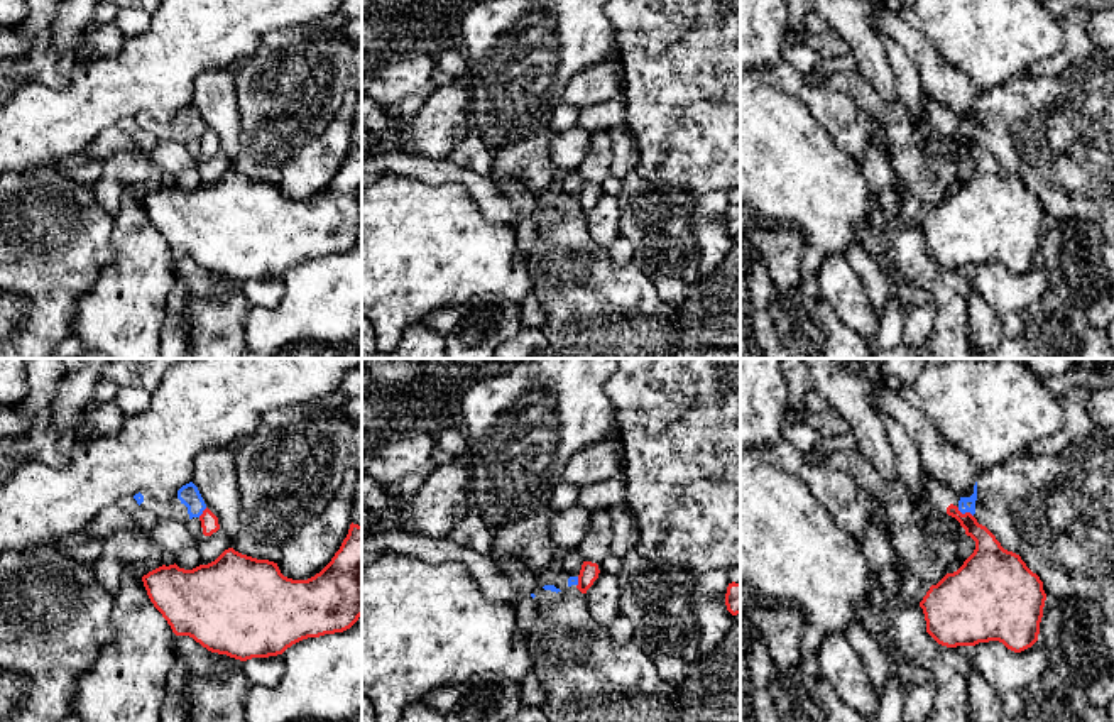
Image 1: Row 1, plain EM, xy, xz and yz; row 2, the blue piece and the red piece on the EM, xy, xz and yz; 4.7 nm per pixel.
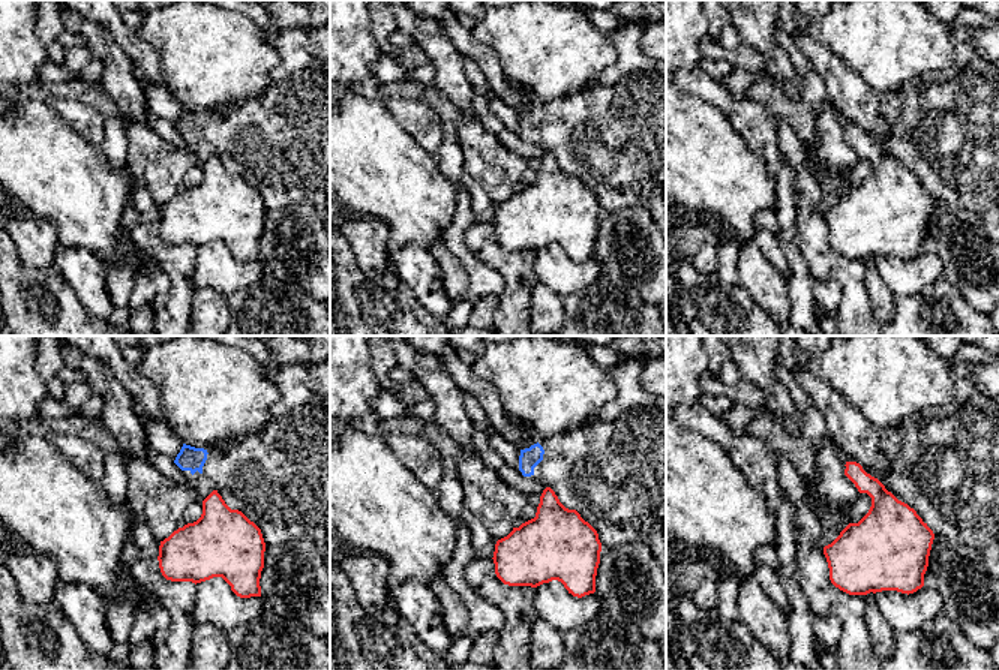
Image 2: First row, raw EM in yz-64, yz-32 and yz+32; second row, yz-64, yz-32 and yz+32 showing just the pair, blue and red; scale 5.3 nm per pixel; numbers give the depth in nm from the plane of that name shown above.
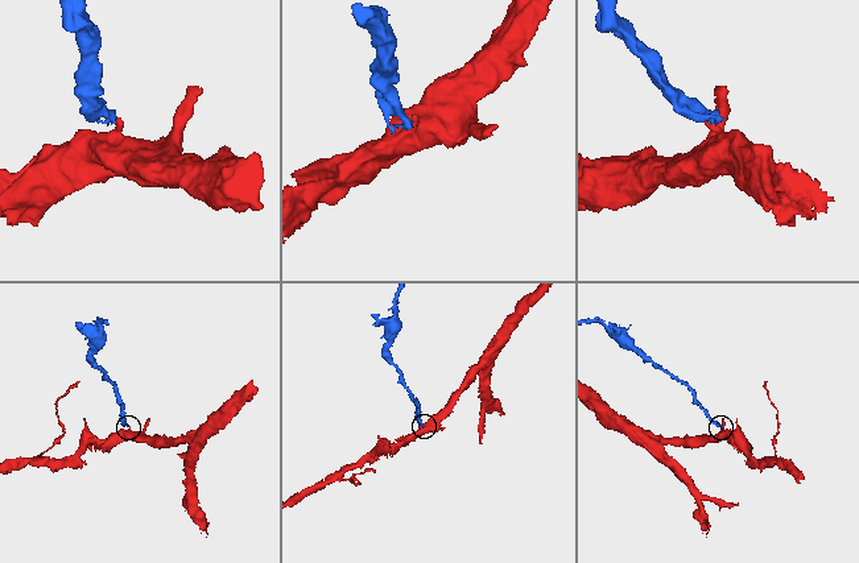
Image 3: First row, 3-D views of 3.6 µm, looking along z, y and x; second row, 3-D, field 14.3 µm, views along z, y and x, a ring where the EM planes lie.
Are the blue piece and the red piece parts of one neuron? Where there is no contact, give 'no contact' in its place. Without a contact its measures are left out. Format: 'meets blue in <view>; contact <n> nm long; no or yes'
meets blue in yz; contact 90 nm long; no

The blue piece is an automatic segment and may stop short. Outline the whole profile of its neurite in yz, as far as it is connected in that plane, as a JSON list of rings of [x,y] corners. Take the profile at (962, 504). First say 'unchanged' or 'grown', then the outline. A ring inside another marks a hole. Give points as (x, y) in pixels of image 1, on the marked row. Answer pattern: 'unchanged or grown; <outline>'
grown; [[[1095,426],[1057,455],[1026,453],[979,473],[974,494],[960,497],[958,511],[970,512],[1004,550],[1019,555],[1043,582],[1048,599],[1092,599],[1114,624],[1114,440],[1106,428]]]

